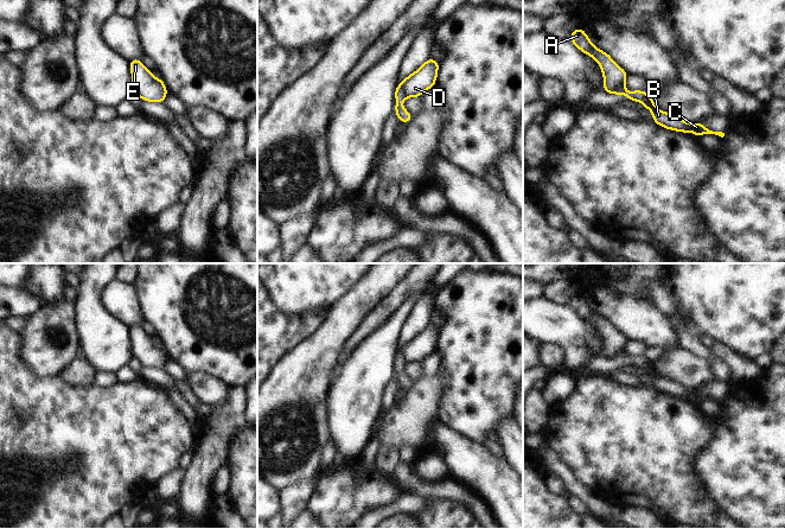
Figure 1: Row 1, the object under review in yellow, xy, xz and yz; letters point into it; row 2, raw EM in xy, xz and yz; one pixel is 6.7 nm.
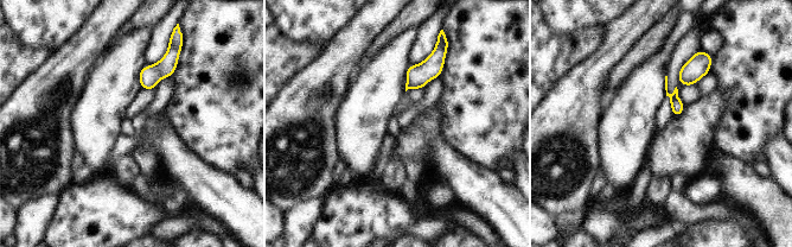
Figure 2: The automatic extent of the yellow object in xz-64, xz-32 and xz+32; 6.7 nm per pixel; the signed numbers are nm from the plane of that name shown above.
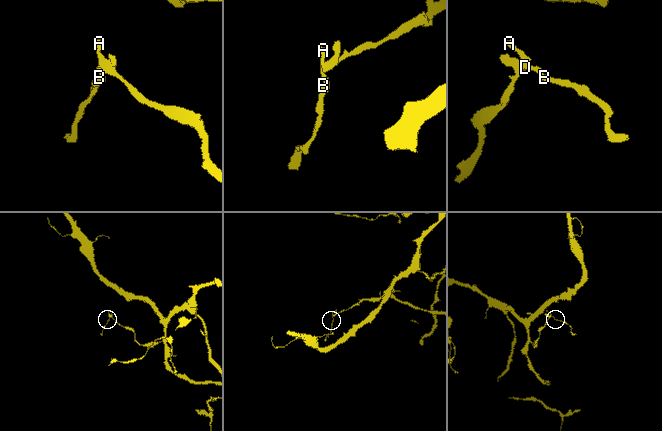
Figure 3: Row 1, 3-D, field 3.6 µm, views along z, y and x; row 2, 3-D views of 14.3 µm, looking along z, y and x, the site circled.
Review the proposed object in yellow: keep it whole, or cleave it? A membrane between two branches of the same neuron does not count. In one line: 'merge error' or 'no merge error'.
merge error

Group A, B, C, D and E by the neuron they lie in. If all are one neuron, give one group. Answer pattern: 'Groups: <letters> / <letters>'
Groups: A D E / B C.

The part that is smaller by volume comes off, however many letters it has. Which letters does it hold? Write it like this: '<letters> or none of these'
B, C

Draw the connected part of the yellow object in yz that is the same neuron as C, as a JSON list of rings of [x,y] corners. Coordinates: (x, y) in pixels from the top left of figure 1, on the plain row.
[[[624,353],[623,356],[614,357],[613,361],[626,361],[627,363],[625,367],[640,368],[645,375],[649,375],[652,378],[652,387],[669,396],[677,396],[679,399],[693,397],[696,403],[700,403],[704,400],[715,400],[721,403],[725,402],[725,399],[722,397],[709,396],[707,393],[702,390],[701,387],[696,389],[689,389],[674,380],[669,380],[658,375],[653,368],[653,363],[651,363],[645,356],[627,357]]]

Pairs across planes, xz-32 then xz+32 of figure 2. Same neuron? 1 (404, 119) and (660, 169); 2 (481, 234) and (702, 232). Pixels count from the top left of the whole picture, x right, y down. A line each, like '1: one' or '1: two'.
1: two
2: two

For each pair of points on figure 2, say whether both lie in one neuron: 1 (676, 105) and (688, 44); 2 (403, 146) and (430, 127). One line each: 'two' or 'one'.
1: one
2: one

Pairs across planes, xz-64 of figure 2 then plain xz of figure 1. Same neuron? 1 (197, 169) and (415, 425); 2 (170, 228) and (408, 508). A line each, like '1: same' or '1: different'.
1: different
2: same

